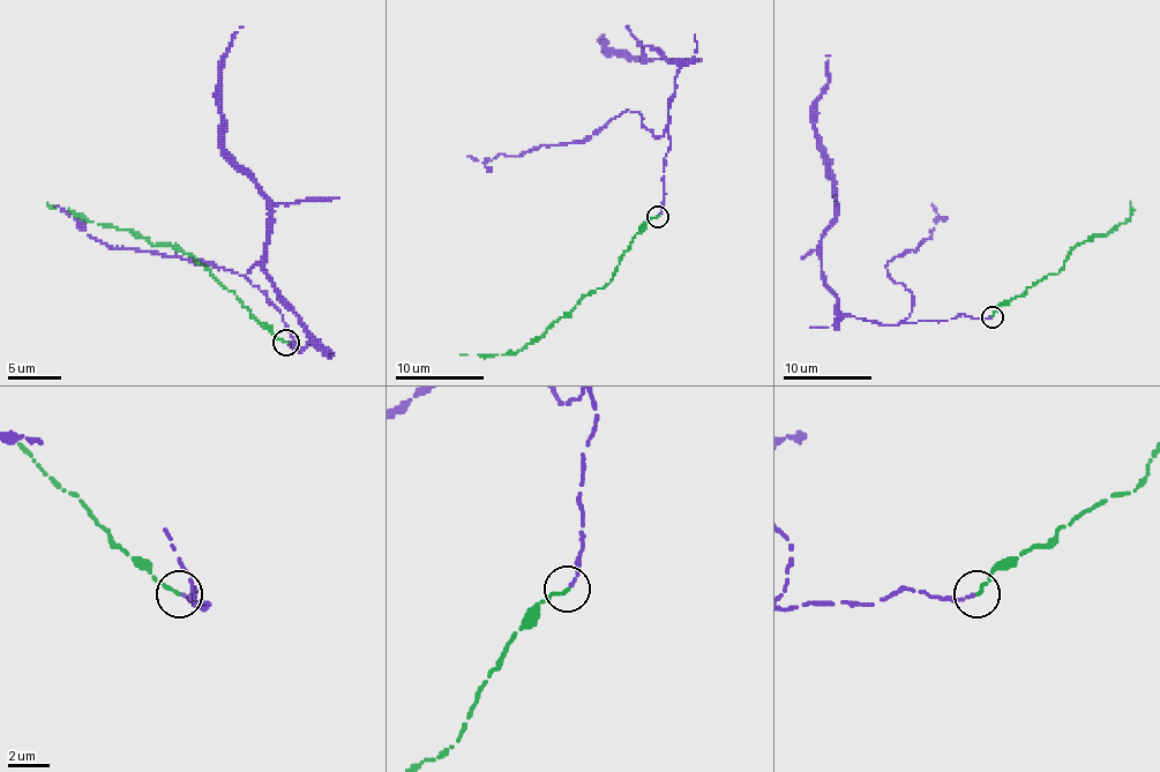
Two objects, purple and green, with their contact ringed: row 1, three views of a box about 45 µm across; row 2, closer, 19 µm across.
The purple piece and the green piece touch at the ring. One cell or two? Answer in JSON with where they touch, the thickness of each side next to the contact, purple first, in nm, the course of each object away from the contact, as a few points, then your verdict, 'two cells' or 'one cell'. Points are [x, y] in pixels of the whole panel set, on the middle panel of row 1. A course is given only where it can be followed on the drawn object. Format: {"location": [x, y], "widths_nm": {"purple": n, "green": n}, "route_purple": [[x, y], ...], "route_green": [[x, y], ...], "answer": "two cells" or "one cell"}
{"location": [657, 216], "widths_nm": {"purple": 170, "green": 180}, "route_purple": [[659, 216], [679, 67], [659, 50], [640, 45], [644, 59], [619, 57], [601, 40], [606, 52], [621, 50]], "route_green": [[657, 216], [635, 235], [613, 272], [613, 279], [580, 301], [538, 339], [507, 354], [461, 354]], "answer": "one cell"}

